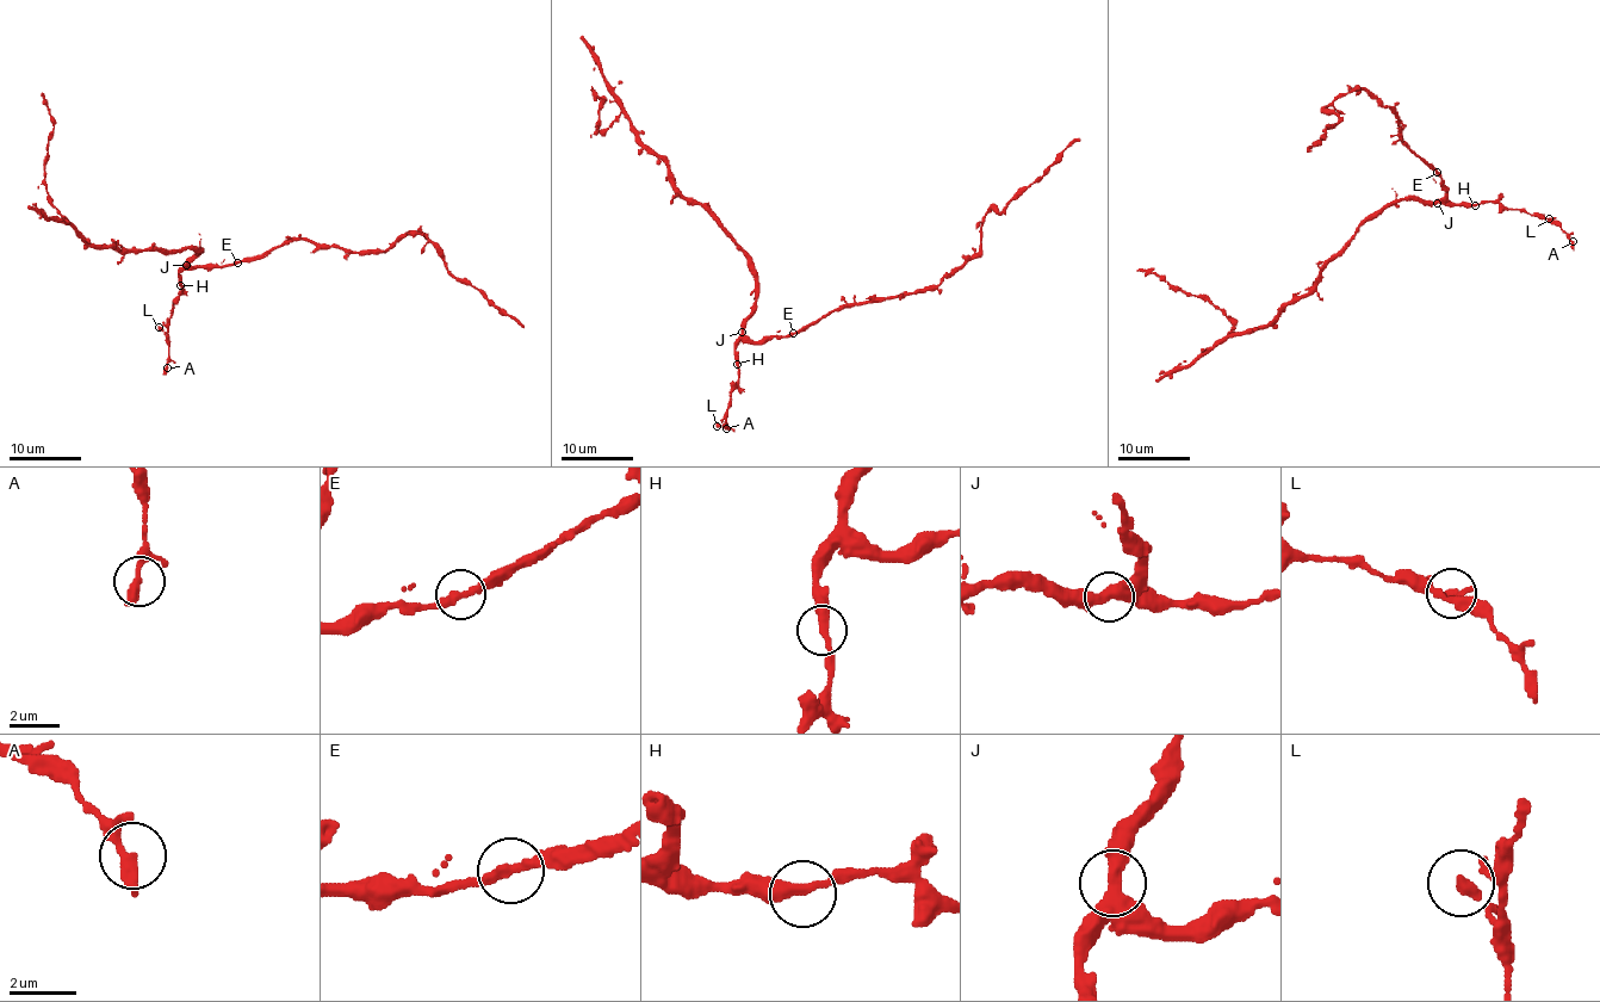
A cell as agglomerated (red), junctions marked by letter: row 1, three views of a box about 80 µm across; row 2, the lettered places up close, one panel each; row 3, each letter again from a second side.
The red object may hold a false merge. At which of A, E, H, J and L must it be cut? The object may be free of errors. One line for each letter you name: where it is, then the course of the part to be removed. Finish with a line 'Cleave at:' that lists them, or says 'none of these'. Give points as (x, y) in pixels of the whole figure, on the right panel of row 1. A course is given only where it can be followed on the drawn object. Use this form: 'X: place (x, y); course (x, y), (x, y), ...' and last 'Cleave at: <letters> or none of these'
Cleave at: none of these

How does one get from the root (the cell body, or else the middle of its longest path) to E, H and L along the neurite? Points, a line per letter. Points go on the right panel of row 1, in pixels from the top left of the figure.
E: (1446, 195), (1446, 187), (1437, 172)
H: (1446, 195), (1446, 200), (1457, 205), (1475, 205)
L: (1446, 195), (1446, 200), (1457, 205), (1496, 202), (1508, 209), (1525, 209), (1549, 218)

